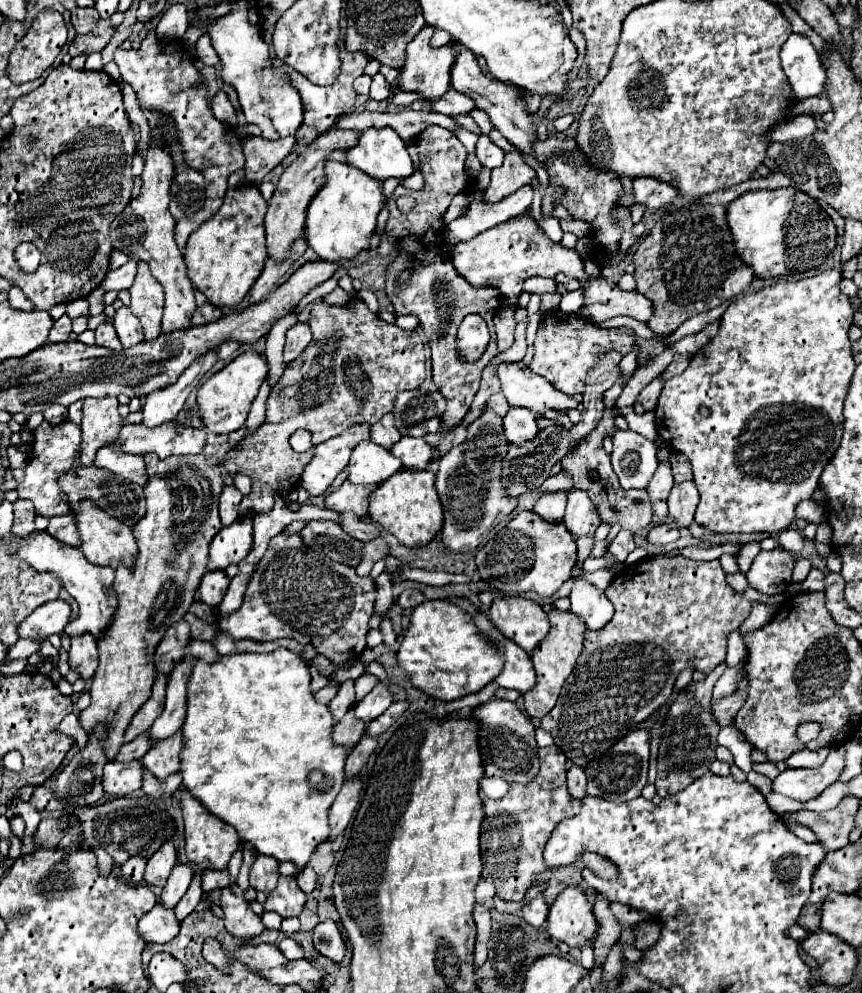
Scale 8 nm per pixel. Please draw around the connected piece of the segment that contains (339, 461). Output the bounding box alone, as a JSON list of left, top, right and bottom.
[299,425,369,497]

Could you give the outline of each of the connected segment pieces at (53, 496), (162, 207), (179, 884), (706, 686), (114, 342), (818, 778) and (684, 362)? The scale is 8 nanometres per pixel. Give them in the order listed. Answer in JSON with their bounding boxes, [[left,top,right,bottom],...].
[[17,419,81,517],[111,127,195,333],[161,863,195,907],[693,661,727,707],[95,321,123,351],[773,747,845,801],[663,355,691,381]]

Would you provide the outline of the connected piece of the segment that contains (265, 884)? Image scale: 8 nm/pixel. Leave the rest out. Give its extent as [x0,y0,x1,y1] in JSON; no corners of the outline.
[251,855,279,895]

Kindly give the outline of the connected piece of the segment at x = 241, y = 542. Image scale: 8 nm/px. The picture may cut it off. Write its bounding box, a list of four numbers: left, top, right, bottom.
[207,517,253,571]

